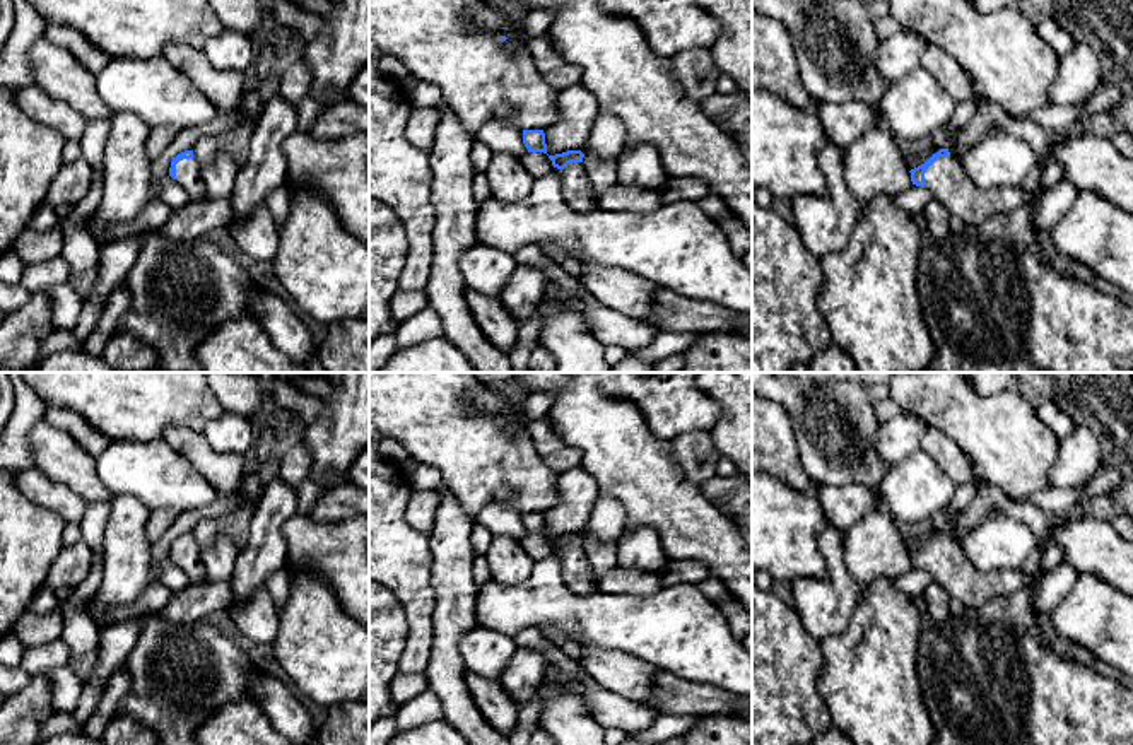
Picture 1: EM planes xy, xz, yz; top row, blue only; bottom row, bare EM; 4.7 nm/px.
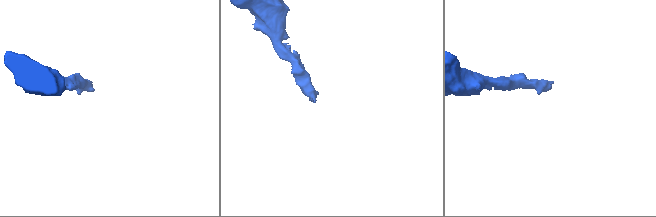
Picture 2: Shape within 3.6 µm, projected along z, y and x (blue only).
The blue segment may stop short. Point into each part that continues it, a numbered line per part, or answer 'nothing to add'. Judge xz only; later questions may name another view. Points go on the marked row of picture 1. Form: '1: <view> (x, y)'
1: xz (575, 185)

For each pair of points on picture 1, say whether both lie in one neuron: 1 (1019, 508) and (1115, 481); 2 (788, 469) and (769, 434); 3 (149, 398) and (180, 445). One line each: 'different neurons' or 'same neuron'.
1: different neurons
2: same neuron
3: different neurons

